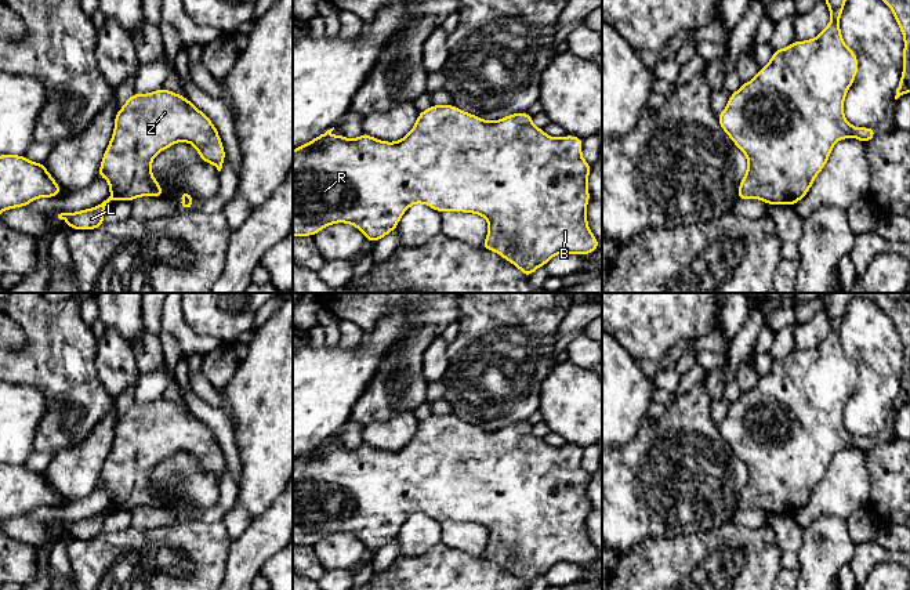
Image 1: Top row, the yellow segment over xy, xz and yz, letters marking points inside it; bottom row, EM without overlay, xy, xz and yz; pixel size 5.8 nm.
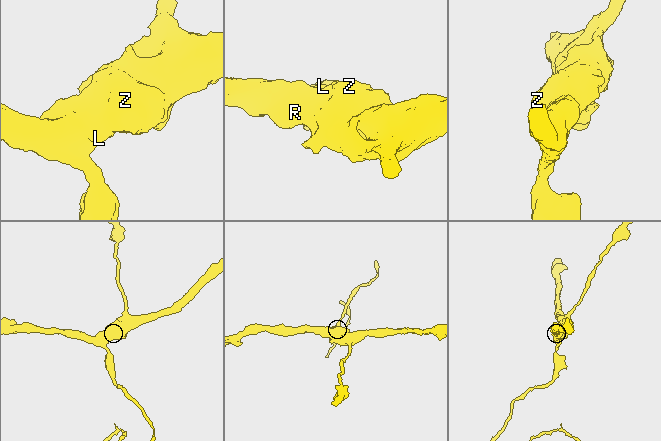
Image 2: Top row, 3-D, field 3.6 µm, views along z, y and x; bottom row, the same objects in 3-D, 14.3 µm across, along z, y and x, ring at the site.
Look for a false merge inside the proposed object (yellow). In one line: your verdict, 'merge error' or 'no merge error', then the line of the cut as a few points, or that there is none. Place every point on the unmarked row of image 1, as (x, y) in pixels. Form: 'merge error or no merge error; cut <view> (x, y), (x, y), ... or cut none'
no merge error; cut none

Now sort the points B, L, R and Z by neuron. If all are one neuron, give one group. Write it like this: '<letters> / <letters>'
B L R Z

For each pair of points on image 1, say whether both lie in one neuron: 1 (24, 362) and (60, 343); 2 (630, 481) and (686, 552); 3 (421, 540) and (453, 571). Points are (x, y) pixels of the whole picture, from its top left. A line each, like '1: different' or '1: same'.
1: same
2: different
3: different

